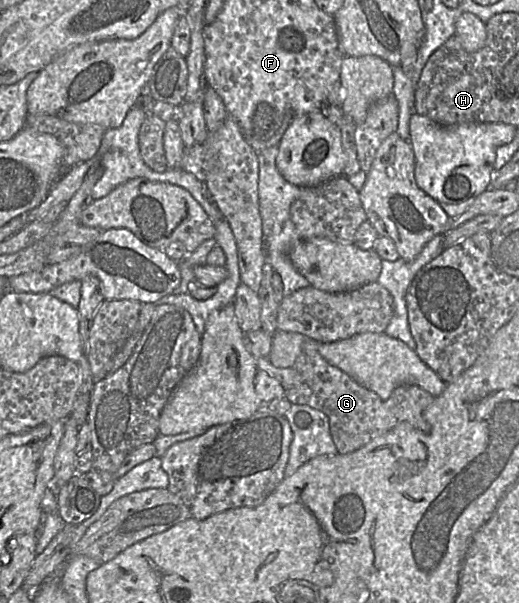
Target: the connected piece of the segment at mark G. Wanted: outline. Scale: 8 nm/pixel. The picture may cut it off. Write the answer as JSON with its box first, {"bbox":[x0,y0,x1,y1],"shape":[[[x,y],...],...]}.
{"bbox":[284,338,433,453],"shape":[[[305,338],[301,353],[292,367],[297,374],[297,383],[284,390],[284,397],[291,404],[307,405],[327,416],[337,453],[356,451],[402,422],[416,424],[425,433],[430,431],[430,425],[423,420],[423,412],[433,402],[431,394],[416,385],[404,384],[396,387],[387,399],[382,399],[330,365],[318,353],[318,344],[311,338]]]}

